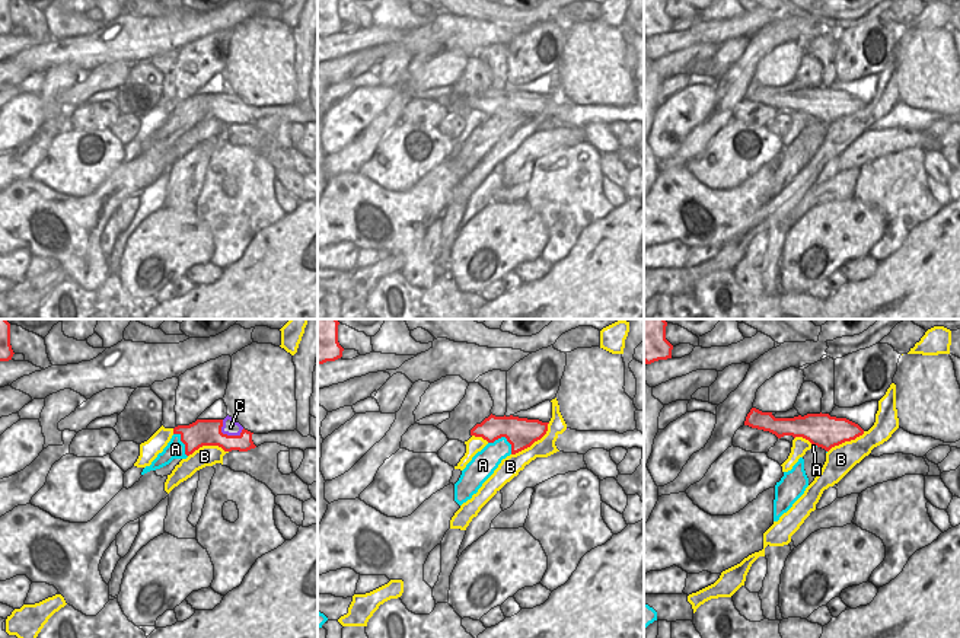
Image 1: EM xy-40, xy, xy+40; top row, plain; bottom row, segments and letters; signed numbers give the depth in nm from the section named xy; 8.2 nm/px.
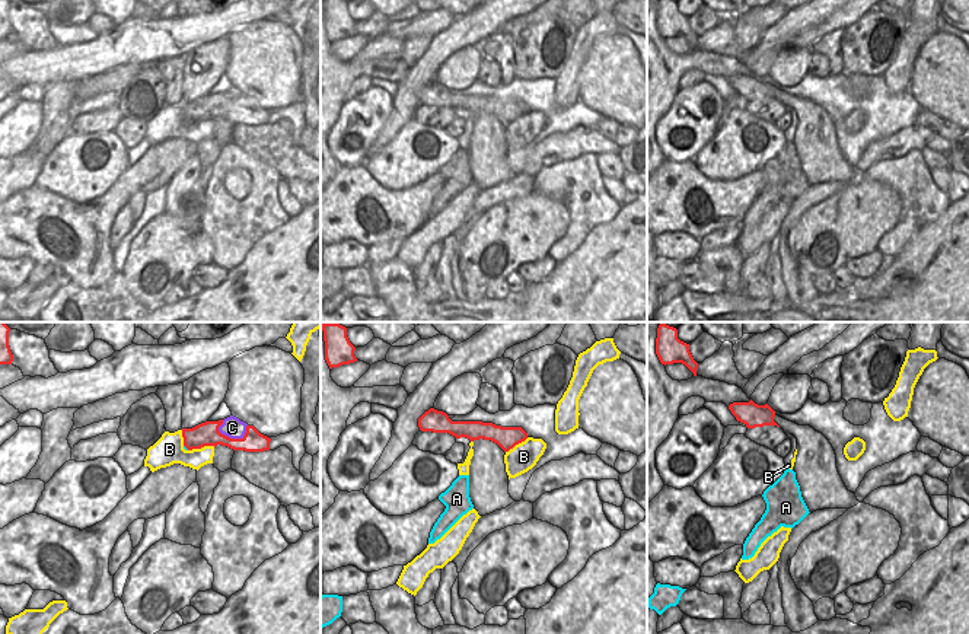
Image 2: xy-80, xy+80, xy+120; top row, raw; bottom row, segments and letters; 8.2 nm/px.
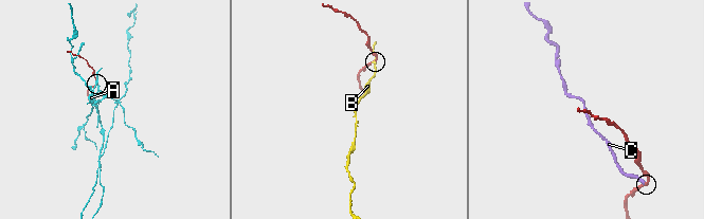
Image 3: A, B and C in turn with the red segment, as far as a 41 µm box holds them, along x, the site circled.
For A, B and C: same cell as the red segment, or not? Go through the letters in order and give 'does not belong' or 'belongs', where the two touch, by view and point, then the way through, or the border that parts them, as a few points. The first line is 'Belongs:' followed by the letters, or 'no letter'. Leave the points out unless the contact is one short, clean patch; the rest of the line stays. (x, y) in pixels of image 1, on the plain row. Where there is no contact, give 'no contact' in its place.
Belongs: no letter
A: does not belong; contact xy (504, 109); border xy (488, 115), (504, 111), (510, 118), (512, 127)
B: does not belong; contact xy (533, 115)
C: does not belong; contact xy-40 (226, 108); border xy-40 (222, 93), (223, 107), (238, 108), (244, 102)

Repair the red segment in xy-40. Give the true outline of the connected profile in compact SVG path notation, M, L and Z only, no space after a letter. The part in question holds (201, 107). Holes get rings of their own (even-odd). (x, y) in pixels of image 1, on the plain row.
M197 93L189 99L175 101L173 108L181 109L186 130L202 119L219 119L224 125L248 125L256 121L252 115L253 106L243 102L239 109L227 109L221 106L221 101L223 93Z

